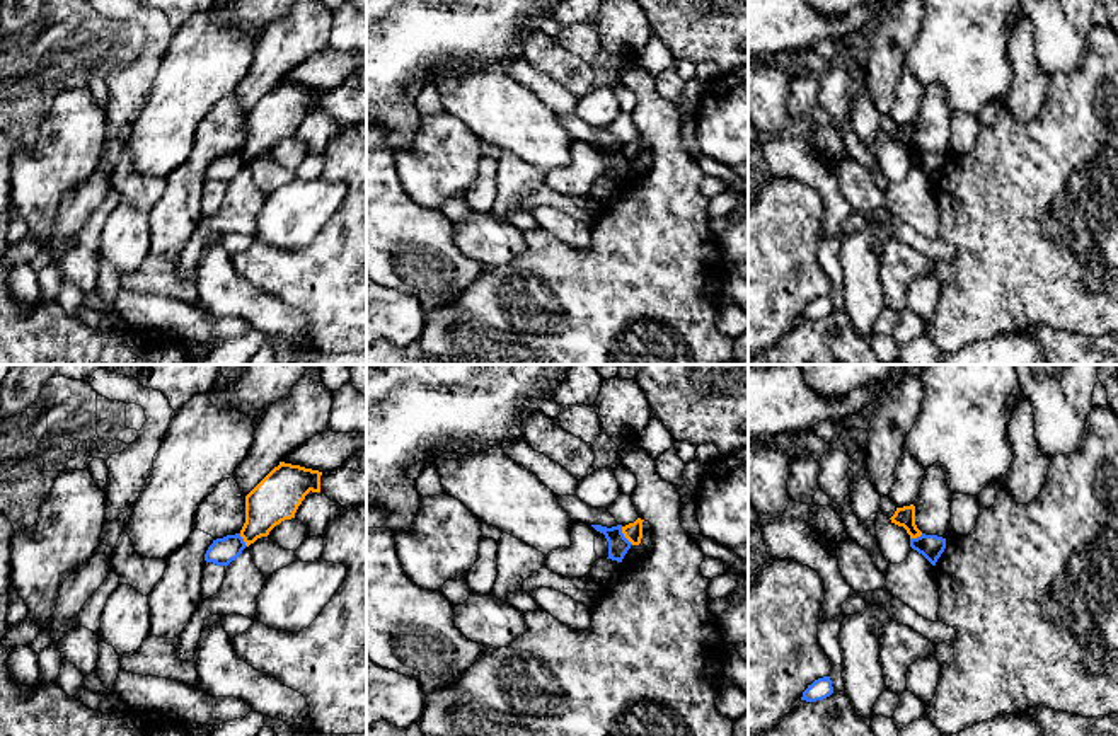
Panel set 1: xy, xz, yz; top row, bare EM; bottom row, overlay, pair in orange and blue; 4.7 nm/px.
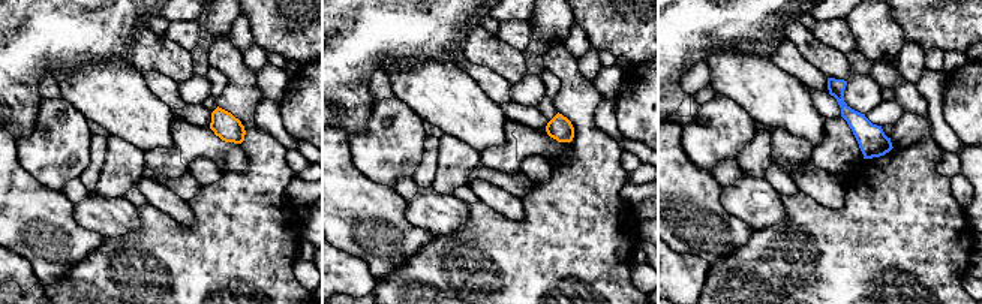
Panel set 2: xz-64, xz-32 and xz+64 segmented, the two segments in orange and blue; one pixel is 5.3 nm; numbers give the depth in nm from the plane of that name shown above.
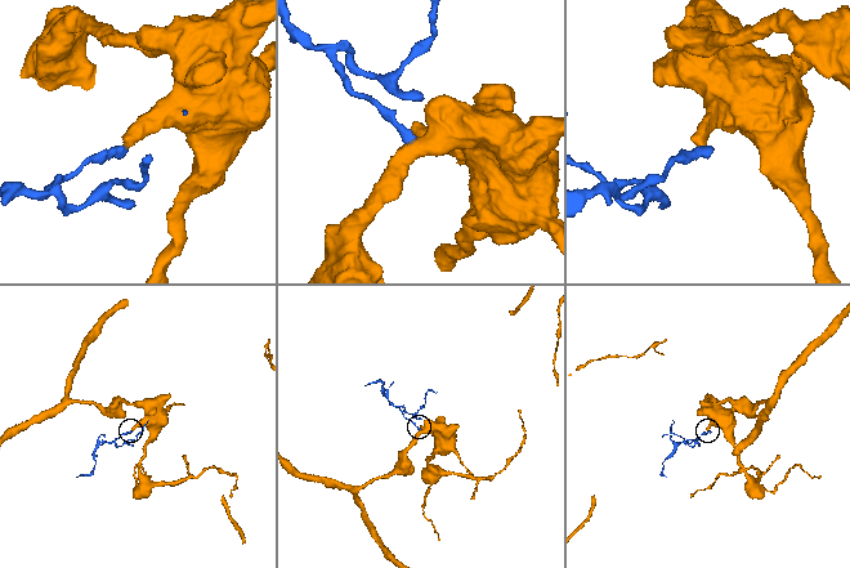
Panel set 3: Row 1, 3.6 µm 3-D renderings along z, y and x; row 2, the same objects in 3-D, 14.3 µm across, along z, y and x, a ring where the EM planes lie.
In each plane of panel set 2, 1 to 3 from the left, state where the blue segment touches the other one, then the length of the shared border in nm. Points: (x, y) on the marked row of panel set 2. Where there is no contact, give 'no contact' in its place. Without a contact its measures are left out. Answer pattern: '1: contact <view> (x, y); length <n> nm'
1: no contact
2: no contact
3: no contact

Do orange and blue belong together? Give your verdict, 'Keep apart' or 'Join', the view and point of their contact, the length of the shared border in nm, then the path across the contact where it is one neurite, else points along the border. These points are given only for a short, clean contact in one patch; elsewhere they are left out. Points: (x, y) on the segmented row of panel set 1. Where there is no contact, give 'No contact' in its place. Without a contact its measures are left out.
Keep apart. Touches orange at xz (624, 535). Shared border 110 nm. Boundary: xz (621, 527), (621, 532), (633, 544)

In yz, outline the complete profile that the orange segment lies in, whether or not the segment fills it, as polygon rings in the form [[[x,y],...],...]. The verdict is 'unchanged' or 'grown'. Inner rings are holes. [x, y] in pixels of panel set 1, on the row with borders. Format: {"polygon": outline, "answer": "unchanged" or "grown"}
{"polygon": [[[915,506],[896,508],[895,515],[890,518],[891,523],[903,526],[910,538],[917,538],[922,532],[915,525]]], "answer": "unchanged"}

